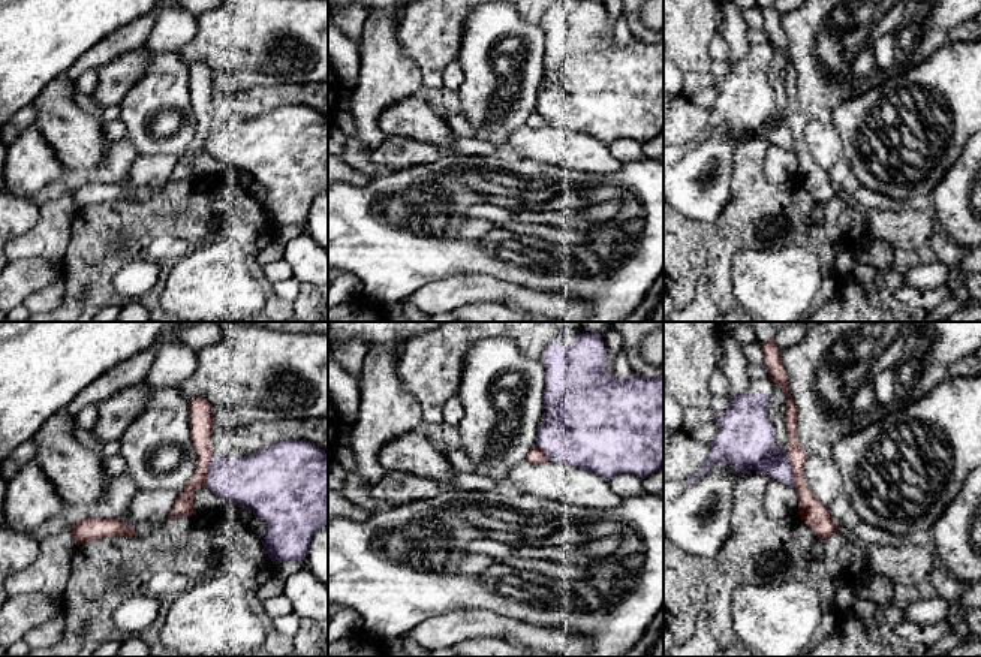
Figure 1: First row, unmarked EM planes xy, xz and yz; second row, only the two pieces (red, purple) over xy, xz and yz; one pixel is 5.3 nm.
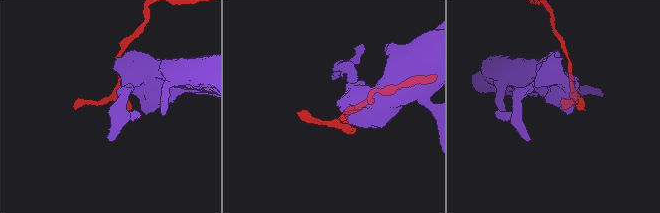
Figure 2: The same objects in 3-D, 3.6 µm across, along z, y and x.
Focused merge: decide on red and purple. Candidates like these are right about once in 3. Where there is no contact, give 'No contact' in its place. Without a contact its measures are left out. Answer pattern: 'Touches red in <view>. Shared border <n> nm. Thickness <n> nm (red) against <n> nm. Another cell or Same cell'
Touches red in yz. Shared border 200 nm. Thickness 140 nm (red) against 280 nm. Another cell

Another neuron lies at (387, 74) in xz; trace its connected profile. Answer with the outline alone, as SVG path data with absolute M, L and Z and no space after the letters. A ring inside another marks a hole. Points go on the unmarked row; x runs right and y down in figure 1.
M383 10L368 12L359 36L359 78L350 85L355 136L370 151L379 148L386 135L379 126L380 114L392 103L416 96L422 75L398 40L400 18Z

